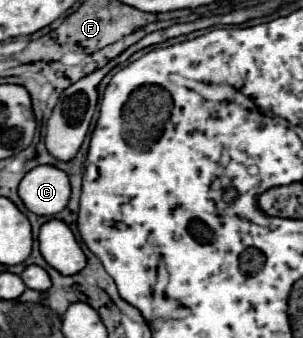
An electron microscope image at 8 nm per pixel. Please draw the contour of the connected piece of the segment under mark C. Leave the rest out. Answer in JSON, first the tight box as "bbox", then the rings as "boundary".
{"bbox":[19,165,69,215],"boundary":[[[51,165],[31,169],[19,183],[19,197],[35,215],[57,215],[67,207],[69,195],[67,173]]]}

